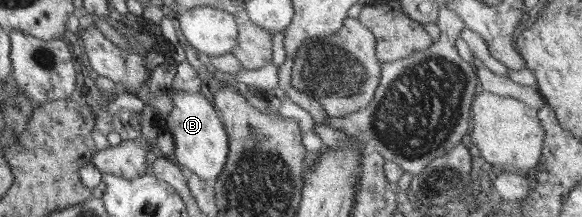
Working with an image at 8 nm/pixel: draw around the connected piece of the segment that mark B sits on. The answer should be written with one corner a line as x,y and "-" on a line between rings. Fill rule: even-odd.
172,91
172,98
176,107
168,119
157,113
157,124
160,131
171,132
175,145
173,156
188,174
194,173
202,180
218,178
229,153
227,132
218,110
202,93

